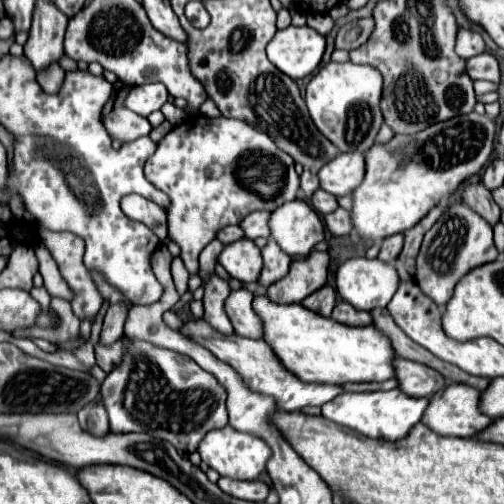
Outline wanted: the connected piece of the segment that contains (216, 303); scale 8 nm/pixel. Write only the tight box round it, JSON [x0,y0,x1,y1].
[202,273,234,335]

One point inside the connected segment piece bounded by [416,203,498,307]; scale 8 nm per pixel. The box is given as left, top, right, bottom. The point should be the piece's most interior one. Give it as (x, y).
(460, 240)

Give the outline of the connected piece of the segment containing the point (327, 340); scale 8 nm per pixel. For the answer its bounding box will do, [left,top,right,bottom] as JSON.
[252,295,396,385]

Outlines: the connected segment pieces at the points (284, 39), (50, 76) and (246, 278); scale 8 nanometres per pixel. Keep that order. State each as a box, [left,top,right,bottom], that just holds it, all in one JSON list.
[[266,25,324,79],[38,63,64,93],[218,239,262,283]]

